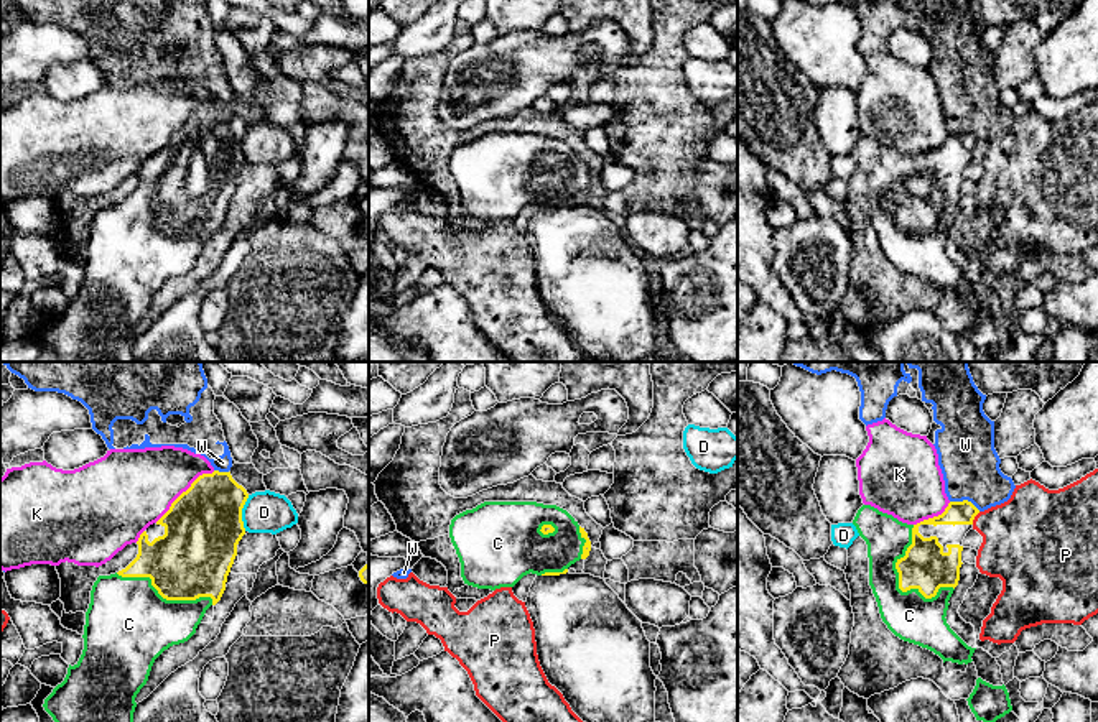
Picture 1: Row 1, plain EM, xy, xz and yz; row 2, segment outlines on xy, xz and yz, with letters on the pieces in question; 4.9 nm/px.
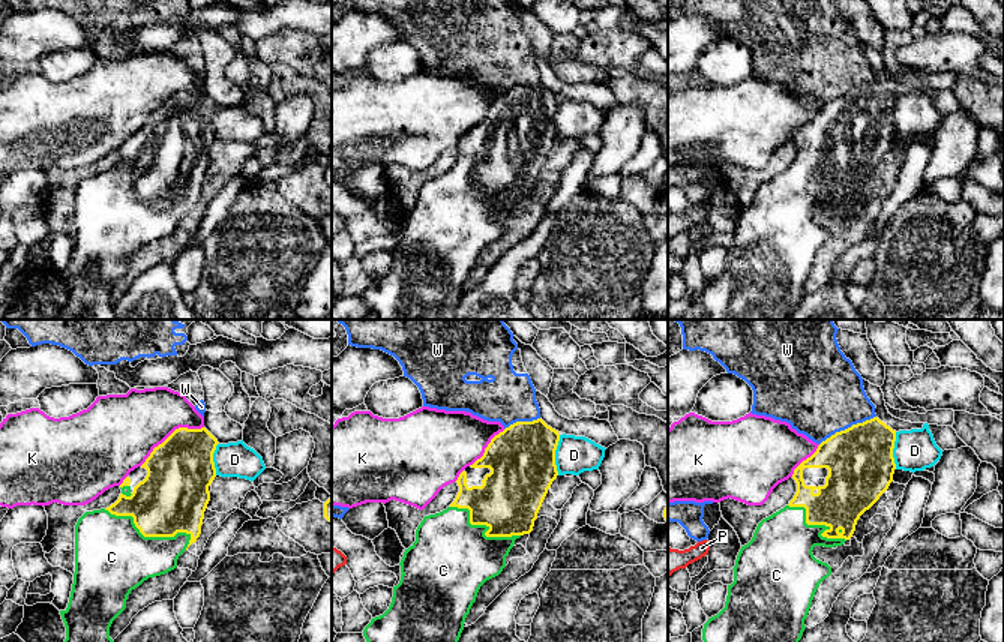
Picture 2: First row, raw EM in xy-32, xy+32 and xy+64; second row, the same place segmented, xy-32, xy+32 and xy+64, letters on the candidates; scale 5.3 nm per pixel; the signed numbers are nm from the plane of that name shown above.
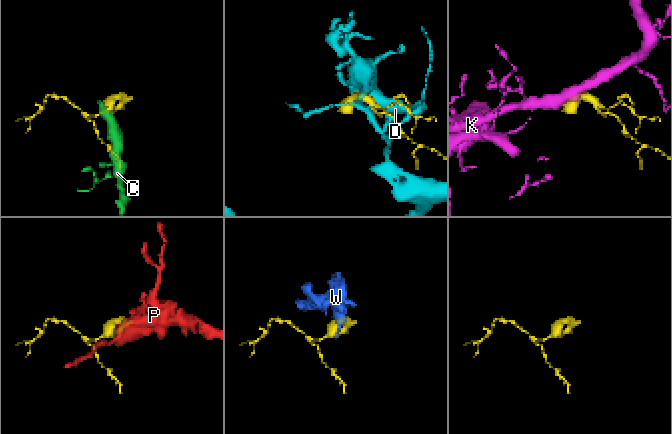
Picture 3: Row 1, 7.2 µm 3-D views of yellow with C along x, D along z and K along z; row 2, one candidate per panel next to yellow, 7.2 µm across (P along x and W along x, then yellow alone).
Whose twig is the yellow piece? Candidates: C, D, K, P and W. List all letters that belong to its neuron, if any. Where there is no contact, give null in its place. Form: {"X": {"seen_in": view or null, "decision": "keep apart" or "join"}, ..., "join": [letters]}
{"C": {"seen_in": "yz", "decision": "join"}, "D": {"seen_in": "xy", "decision": "keep apart"}, "K": {"seen_in": "xy", "decision": "keep apart"}, "P": {"seen_in": "yz", "decision": "keep apart"}, "W": {"seen_in": "yz", "decision": "keep apart"}, "join": ["C"]}

